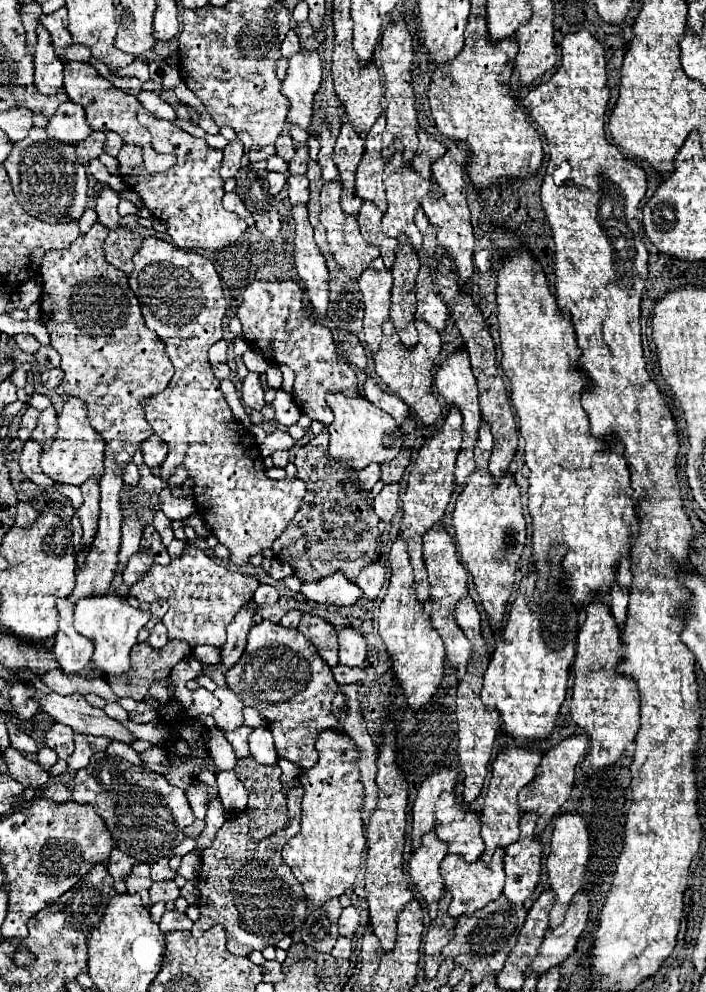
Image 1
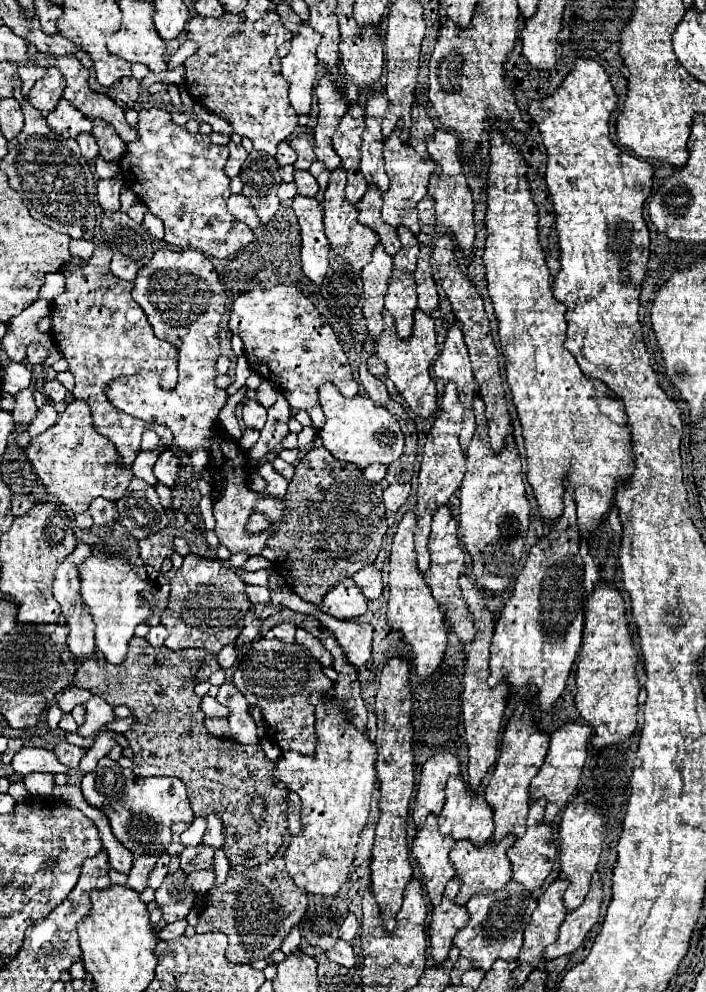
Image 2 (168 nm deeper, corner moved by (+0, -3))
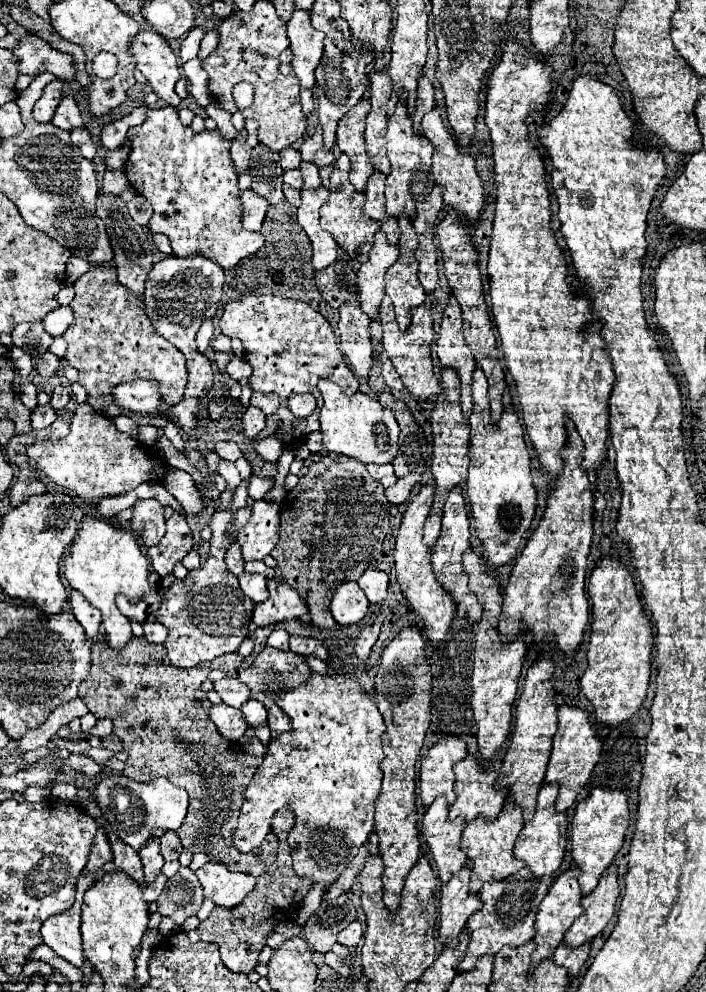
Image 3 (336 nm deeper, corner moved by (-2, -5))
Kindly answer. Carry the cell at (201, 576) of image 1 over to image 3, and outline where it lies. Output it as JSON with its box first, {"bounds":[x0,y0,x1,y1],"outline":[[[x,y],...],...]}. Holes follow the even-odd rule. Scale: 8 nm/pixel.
{"bounds":[156,478,253,668],"outline":[[[249,478],[242,480],[236,488],[230,510],[215,512],[209,524],[210,540],[207,568],[191,570],[185,580],[175,580],[167,594],[161,600],[156,619],[167,628],[167,638],[163,646],[169,652],[169,658],[179,668],[193,668],[201,662],[209,662],[225,652],[237,652],[239,644],[247,638],[249,622],[253,616],[253,602],[243,596],[237,576],[233,576],[225,566],[225,554],[231,546],[227,537],[233,530],[235,513],[247,505],[247,486]]]}

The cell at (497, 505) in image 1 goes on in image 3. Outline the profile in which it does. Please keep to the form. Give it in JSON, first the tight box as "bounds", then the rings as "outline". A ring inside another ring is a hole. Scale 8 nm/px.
{"bounds":[467,366,537,566],"outline":[[[477,366],[473,372],[473,414],[469,416],[471,446],[467,496],[477,536],[483,544],[483,556],[489,566],[503,566],[517,556],[519,544],[525,538],[535,516],[537,492],[531,478],[531,456],[525,444],[525,430],[519,424],[515,410],[503,410],[497,422],[491,420],[487,378]]]}

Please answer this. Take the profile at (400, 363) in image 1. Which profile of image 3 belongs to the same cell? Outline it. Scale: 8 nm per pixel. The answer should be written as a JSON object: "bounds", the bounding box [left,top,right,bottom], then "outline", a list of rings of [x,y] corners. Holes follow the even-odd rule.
{"bounds":[379,296,439,400],"outline":[[[385,296],[379,308],[379,316],[381,316],[381,324],[383,324],[383,346],[385,352],[389,356],[389,360],[393,362],[397,374],[401,376],[405,388],[411,392],[411,396],[427,400],[439,394],[439,380],[433,372],[433,364],[431,364],[431,342],[433,342],[433,316],[431,312],[421,304],[413,308],[413,322],[407,330],[399,330],[397,322],[395,322],[395,312],[393,312],[393,304],[391,300]]]}

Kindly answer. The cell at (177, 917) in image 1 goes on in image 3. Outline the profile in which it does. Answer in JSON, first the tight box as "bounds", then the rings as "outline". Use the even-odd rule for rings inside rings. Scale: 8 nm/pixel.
{"bounds":[157,868,203,924],"outline":[[[179,868],[179,872],[167,880],[157,906],[161,916],[169,916],[181,924],[185,918],[197,914],[199,902],[203,904],[203,890],[199,888],[195,872],[189,868]]]}

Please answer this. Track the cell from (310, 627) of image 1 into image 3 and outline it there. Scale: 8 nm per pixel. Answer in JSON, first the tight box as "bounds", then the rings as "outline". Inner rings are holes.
{"bounds":[289,636,329,662],"outline":[[[291,636],[289,638],[289,648],[297,654],[303,654],[303,656],[315,656],[315,658],[321,658],[323,662],[327,662],[329,658],[329,652],[327,648],[323,646],[321,640],[315,640],[315,638],[305,638],[305,636]]]}

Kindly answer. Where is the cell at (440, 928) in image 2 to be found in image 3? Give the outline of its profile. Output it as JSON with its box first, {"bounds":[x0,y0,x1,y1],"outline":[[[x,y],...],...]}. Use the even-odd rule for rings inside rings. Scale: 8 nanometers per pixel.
{"bounds":[439,862,483,948],"outline":[[[467,862],[463,870],[455,872],[453,878],[441,886],[439,938],[447,948],[455,948],[459,944],[457,936],[465,928],[469,916],[483,906],[481,898],[469,892],[469,872],[471,864]]]}

